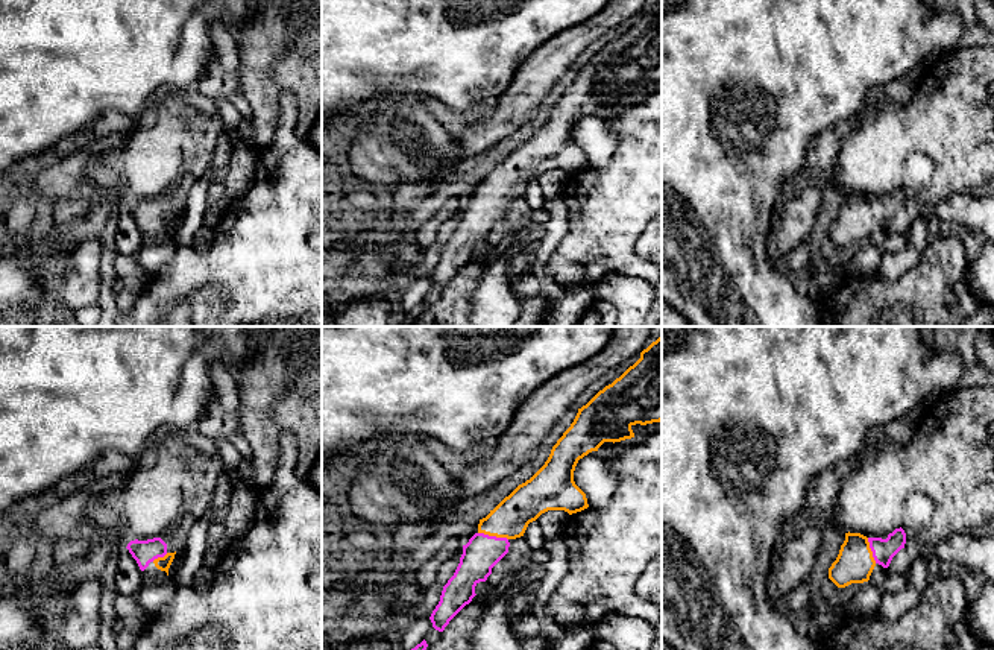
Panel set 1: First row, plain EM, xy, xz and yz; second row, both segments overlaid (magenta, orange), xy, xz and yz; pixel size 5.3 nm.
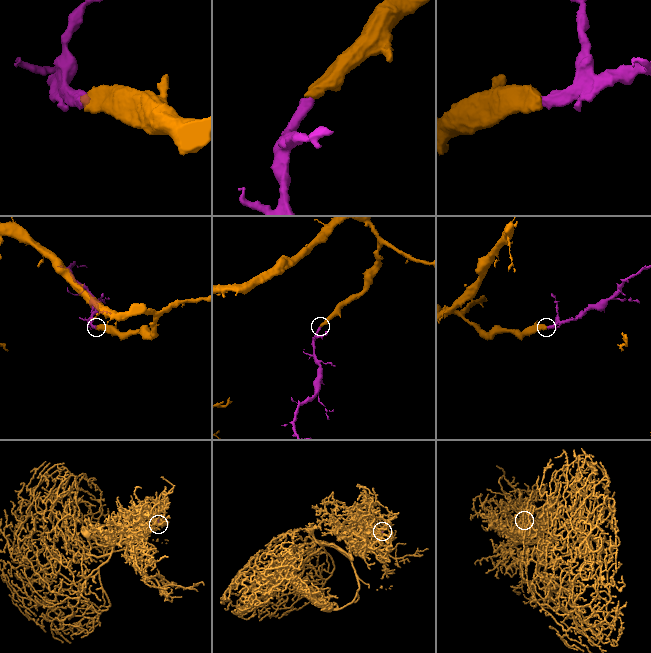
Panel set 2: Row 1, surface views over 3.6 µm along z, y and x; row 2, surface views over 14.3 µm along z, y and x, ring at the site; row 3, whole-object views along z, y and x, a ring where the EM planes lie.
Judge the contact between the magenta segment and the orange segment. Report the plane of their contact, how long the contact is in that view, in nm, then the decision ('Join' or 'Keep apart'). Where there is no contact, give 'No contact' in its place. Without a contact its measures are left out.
Touches magenta in xz. Shared border 170 nm. Join

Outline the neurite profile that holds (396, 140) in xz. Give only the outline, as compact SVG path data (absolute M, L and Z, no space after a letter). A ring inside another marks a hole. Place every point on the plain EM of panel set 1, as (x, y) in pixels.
M378 96L346 132L354 175L381 196L401 184L431 187L436 176L458 172L455 138L419 96Z

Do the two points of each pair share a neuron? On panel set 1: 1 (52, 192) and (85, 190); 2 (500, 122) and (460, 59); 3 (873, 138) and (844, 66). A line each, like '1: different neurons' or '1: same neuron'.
1: same neuron
2: different neurons
3: different neurons

